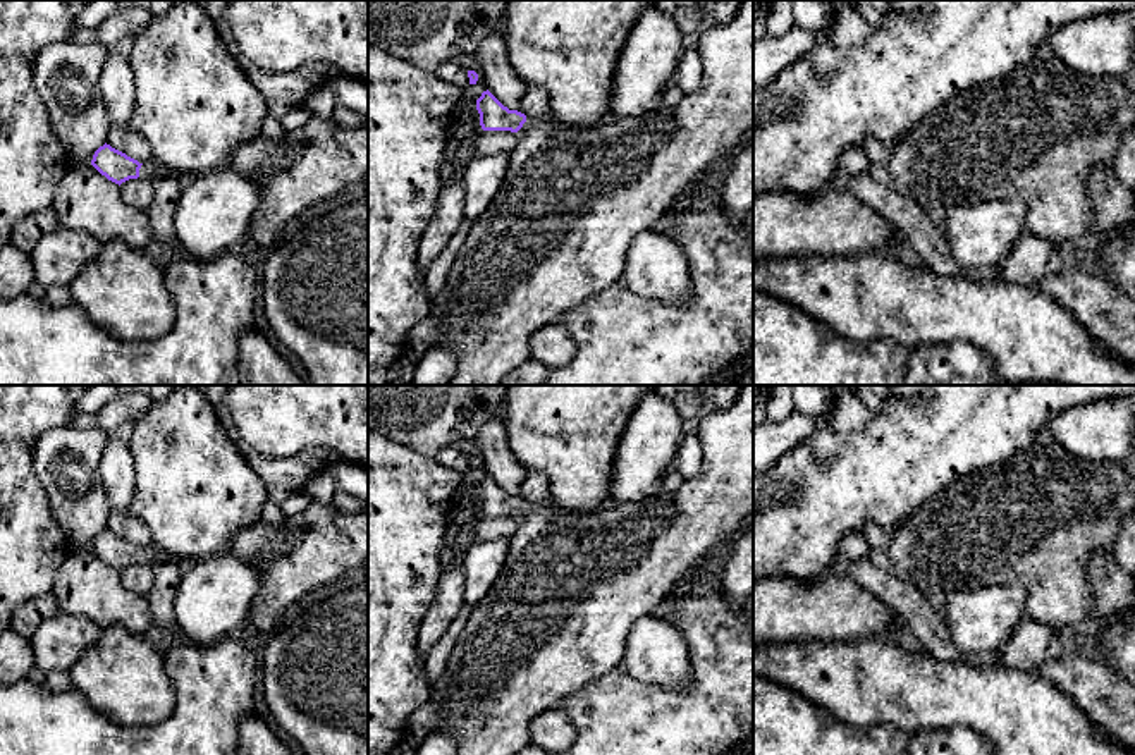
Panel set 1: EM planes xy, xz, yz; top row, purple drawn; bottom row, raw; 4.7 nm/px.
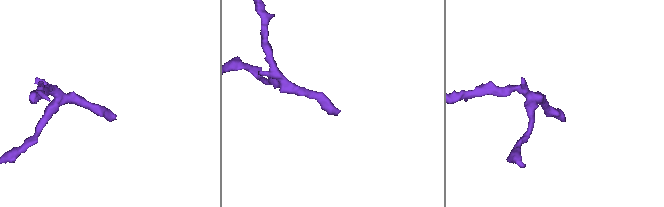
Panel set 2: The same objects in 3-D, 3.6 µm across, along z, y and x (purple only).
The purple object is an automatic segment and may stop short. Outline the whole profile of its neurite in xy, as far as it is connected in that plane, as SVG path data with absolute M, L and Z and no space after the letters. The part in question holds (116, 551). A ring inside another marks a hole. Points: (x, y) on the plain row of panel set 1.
M107 528L95 537L91 550L119 571L138 562L150 568L155 561L177 561L156 547L139 549Z

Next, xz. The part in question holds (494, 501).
M743 385L727 409L703 413L696 437L703 459L698 475L678 490L655 497L573 514L549 504L530 504L504 492L488 475L476 485L483 516L519 519L511 537L506 562L488 593L469 611L464 628L437 679L437 733L456 740L456 755L518 755L531 745L531 721L585 684L617 667L624 657L628 635L638 619L659 614L662 604L702 562L727 549L753 521L753 385Z

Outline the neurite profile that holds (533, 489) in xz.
M528 471L519 485L518 497L530 504L547 504L549 502L549 480L545 475L537 471Z

